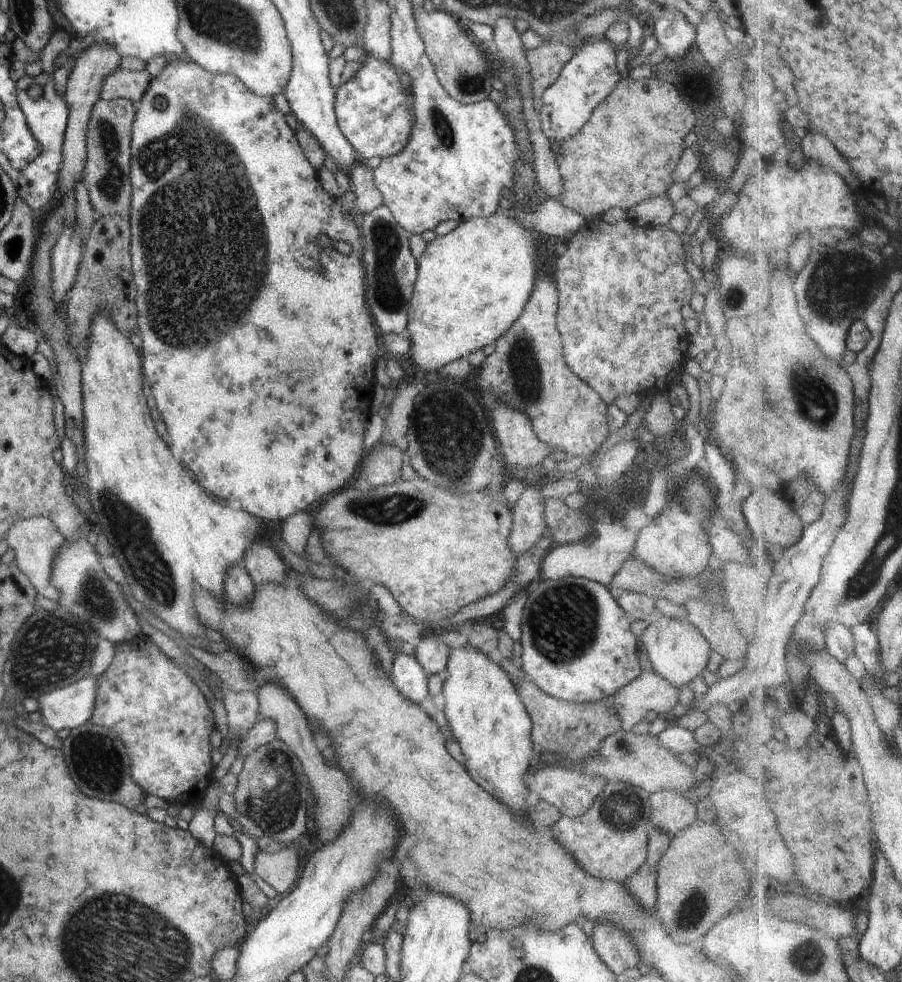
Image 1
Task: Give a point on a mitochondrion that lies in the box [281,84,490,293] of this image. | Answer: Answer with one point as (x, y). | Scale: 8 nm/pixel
(442, 129)

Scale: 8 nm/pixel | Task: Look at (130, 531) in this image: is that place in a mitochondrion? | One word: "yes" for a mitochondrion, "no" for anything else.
yes

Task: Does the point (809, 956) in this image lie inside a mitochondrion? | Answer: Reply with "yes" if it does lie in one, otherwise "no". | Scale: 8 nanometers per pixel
yes

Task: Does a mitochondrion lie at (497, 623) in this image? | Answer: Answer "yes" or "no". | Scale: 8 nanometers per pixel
no

